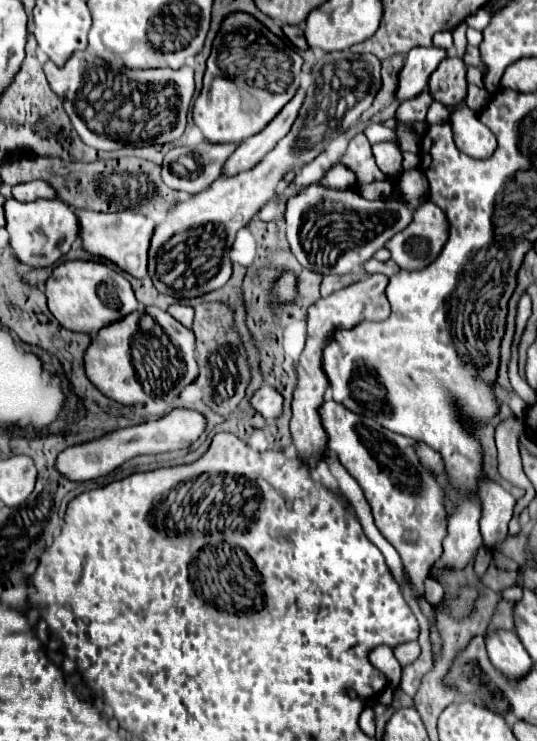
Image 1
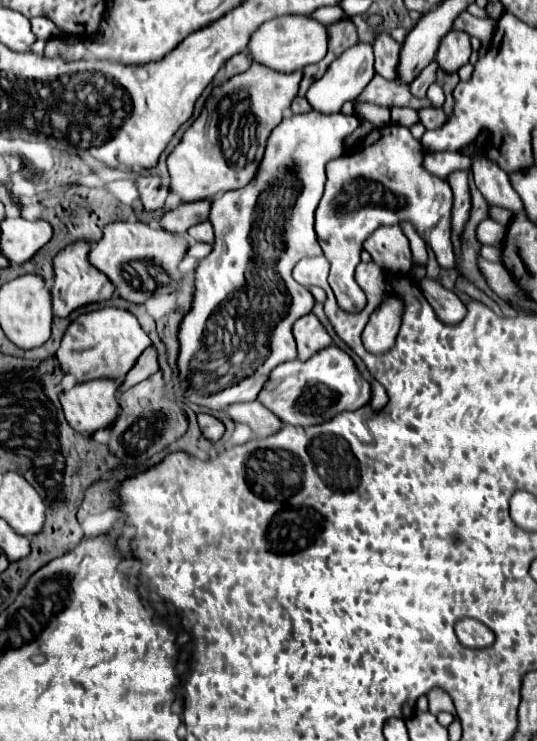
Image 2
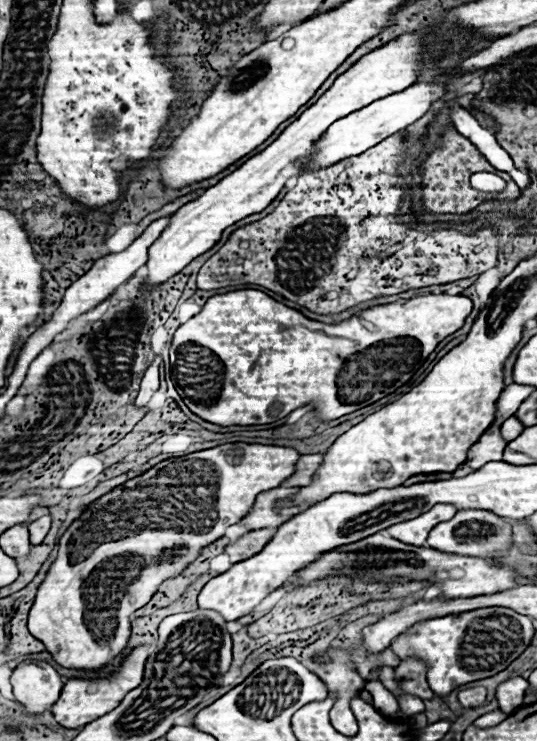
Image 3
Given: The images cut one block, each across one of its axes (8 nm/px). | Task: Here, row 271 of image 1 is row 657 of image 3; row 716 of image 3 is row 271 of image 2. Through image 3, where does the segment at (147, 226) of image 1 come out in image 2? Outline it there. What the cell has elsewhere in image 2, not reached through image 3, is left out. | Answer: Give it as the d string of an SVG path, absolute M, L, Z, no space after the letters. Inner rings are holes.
M76 242L76 244L64 248L54 258L56 282L52 288L52 310L54 310L54 316L58 316L58 318L66 318L68 314L72 314L74 310L78 310L82 306L104 302L114 292L114 286L110 284L110 280L102 272L98 272L94 266L90 266L90 262L88 262L90 248L92 248L92 244L88 244L88 242Z

